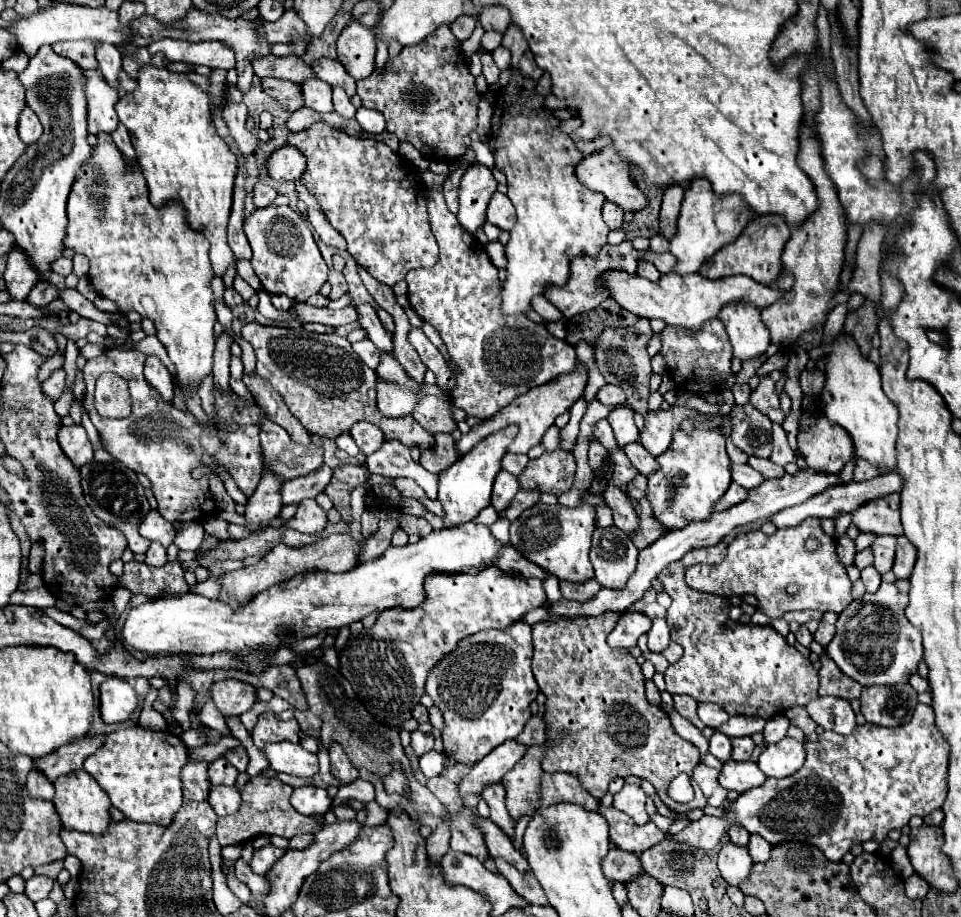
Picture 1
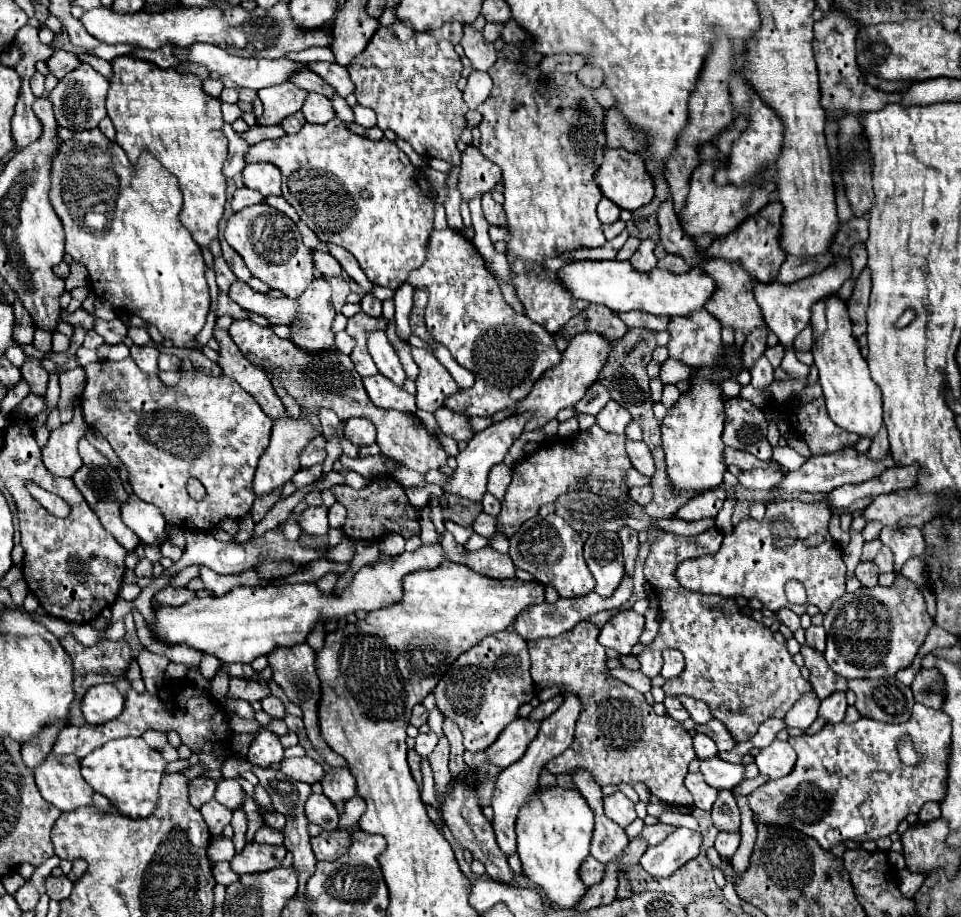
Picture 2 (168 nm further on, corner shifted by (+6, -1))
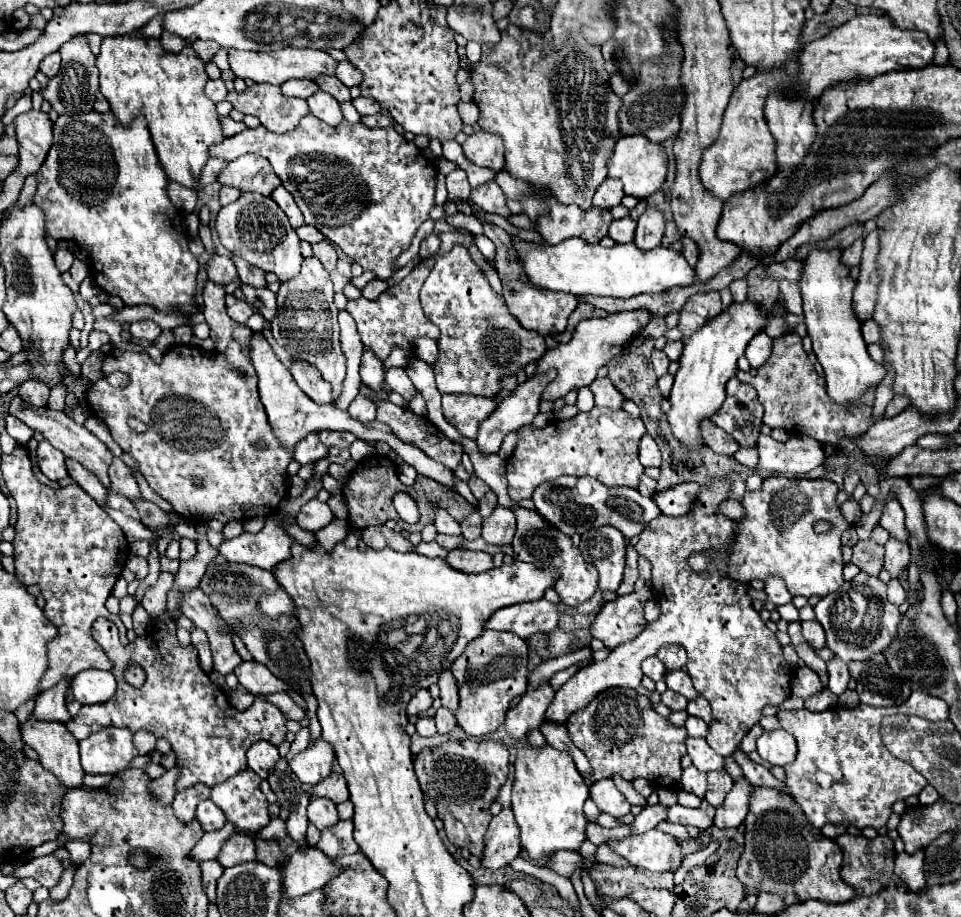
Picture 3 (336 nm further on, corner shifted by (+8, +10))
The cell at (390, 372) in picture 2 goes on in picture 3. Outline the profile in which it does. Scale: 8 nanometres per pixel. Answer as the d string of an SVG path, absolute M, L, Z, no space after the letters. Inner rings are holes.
M389 368L385 382L391 392L401 394L405 400L411 400L411 396L415 394L415 386L411 384L411 380L403 368Z

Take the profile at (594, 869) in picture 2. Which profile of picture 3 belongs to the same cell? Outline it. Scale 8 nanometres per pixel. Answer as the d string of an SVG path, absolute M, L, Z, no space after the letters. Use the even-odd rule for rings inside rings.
M555 852L555 856L551 856L551 864L547 864L547 868L555 870L557 874L571 878L571 874L575 870L583 870L587 864L583 862L583 856L579 852Z

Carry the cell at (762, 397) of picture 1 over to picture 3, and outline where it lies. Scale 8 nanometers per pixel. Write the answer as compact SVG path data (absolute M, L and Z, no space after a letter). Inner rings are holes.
M757 332L745 352L751 368L761 368L771 358L771 348L773 348L773 340L765 332Z

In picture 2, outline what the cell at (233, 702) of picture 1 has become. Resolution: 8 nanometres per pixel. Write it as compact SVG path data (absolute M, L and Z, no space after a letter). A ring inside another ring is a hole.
M267 666L257 677L245 679L245 677L233 677L229 687L229 697L233 699L245 699L245 701L261 701L271 695L269 691L269 679L271 679L271 667Z

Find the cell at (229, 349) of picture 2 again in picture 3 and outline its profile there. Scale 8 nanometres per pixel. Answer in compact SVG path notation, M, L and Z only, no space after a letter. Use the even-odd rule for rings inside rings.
M207 282L205 290L203 290L203 298L205 298L205 306L203 306L203 314L205 320L211 328L211 340L215 344L215 350L225 354L227 346L231 340L239 342L241 348L251 354L251 334L253 330L241 324L235 324L225 310L225 290L223 286L215 284L215 282Z

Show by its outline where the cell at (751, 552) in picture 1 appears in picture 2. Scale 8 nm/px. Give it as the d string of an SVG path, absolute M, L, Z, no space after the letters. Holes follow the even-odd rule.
M771 499L767 501L767 511L763 521L755 521L753 517L745 517L741 519L733 533L725 535L721 549L715 555L705 555L705 557L697 557L697 559L689 559L679 563L677 567L677 581L691 591L699 591L699 593L715 593L715 595L723 595L723 597L759 597L761 603L771 609L771 611L779 611L781 607L789 607L793 609L797 615L803 615L807 605L793 605L787 601L785 597L785 583L795 579L799 583L803 583L805 591L807 591L807 603L817 605L821 609L821 613L827 613L831 603L837 601L843 593L845 593L845 563L841 557L841 547L839 543L829 535L827 525L831 519L831 507L825 501L799 501L799 499ZM813 533L821 533L825 537L825 541L817 547L809 547L805 545L805 539Z

